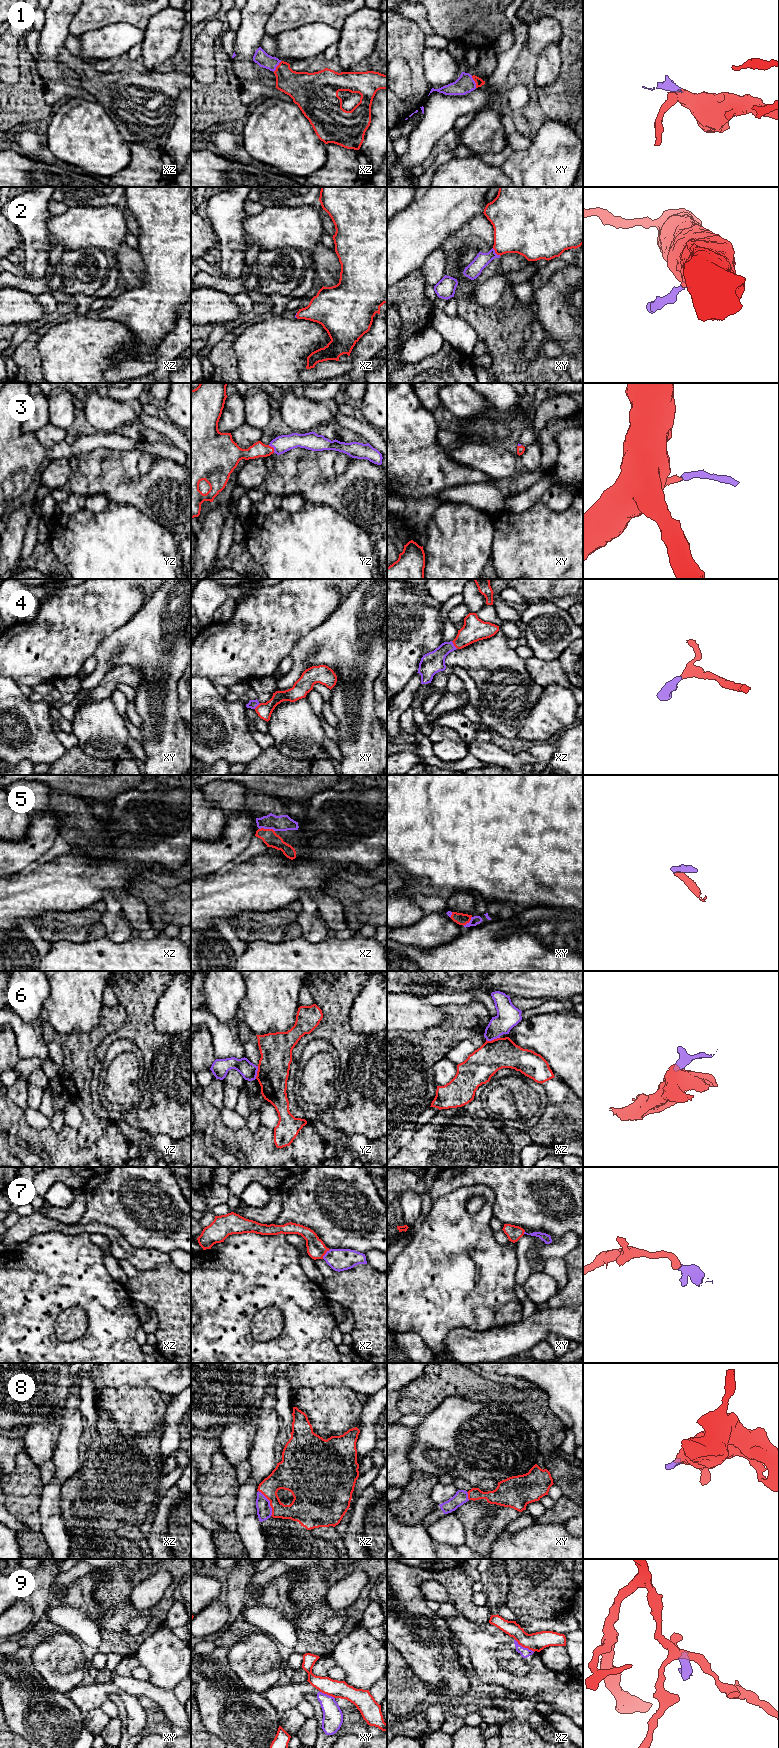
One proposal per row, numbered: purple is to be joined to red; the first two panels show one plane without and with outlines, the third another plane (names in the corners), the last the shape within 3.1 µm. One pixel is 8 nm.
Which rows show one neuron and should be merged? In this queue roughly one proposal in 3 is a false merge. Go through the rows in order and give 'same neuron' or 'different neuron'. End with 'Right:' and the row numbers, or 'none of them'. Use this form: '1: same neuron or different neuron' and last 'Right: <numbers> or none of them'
1: same neuron
2: same neuron
3: same neuron
4: same neuron
5: same neuron
6: different neuron
7: same neuron
8: same neuron
9: different neuron
Right: 1, 2, 3, 4, 5, 7, 8

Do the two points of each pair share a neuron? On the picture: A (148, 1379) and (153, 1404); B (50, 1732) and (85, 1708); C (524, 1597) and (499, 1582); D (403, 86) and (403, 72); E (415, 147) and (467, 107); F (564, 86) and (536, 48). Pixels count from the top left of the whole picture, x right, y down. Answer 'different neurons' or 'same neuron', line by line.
A: different neurons
B: different neurons
C: different neurons
D: same neuron
E: same neuron
F: different neurons

